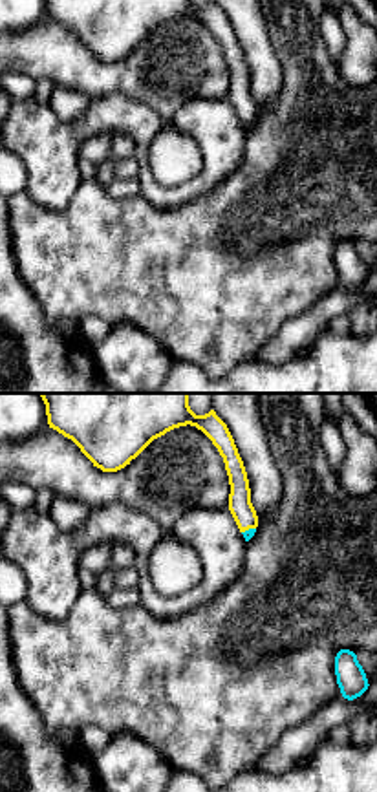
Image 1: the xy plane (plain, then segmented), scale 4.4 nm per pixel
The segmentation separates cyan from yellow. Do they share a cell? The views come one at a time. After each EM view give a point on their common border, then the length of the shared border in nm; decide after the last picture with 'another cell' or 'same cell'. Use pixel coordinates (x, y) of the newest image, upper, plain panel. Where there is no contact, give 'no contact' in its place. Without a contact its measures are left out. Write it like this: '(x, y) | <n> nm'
(249, 119) | 70 nm

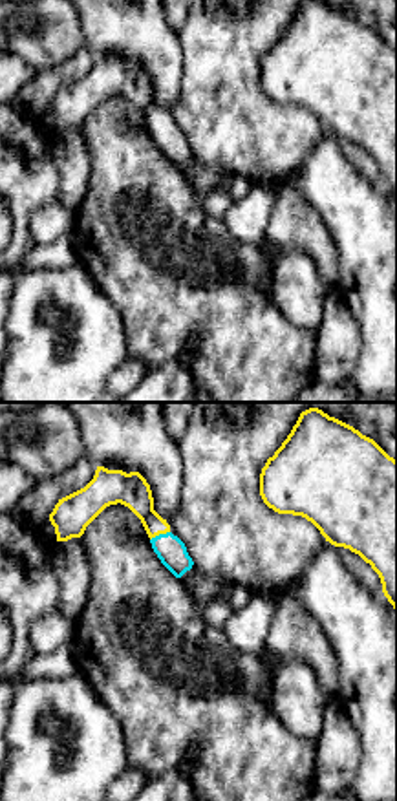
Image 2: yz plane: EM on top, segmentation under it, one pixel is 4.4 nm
(160, 125) | 100 nm

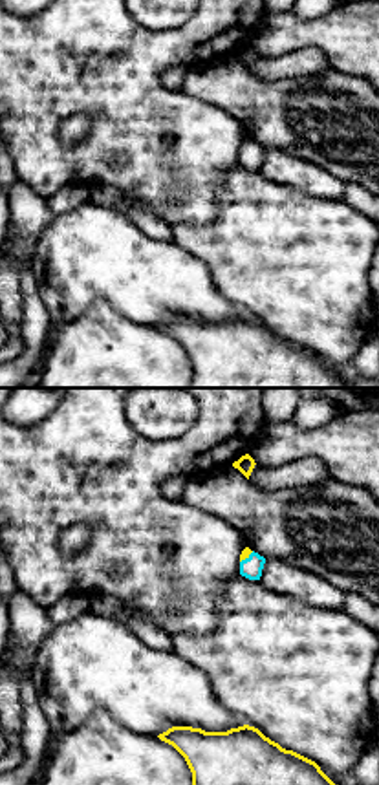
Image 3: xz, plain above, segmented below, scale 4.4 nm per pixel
(246, 149) | 80 nm

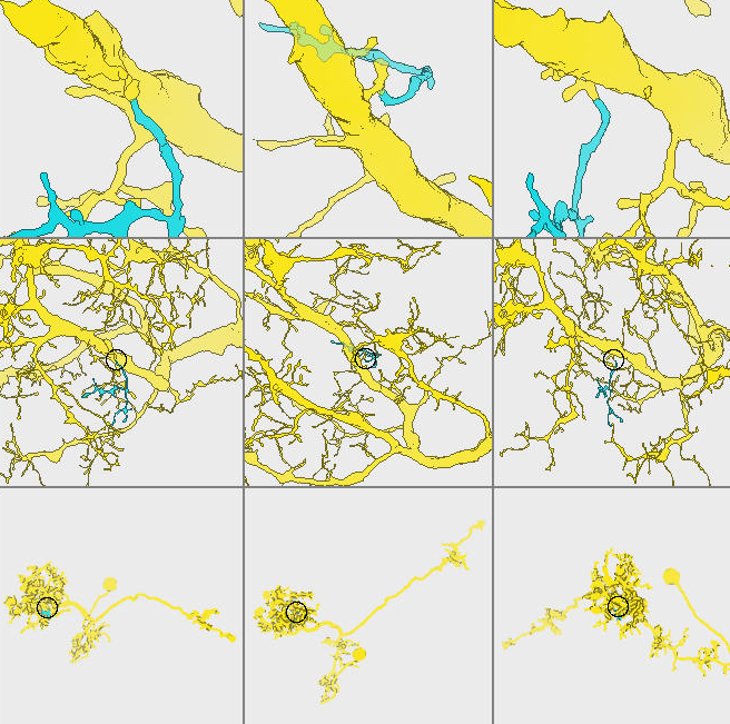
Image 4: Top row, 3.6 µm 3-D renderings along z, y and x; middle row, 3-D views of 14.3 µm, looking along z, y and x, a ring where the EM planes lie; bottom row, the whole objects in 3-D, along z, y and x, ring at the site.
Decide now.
same cell

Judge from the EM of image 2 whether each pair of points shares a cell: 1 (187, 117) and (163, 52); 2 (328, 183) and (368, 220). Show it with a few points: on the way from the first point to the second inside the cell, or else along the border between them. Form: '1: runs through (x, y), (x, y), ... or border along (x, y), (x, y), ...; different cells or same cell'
1: border along (183, 52), (182, 86), (169, 114); different cells
2: runs through (337, 192), (359, 214); same cell

